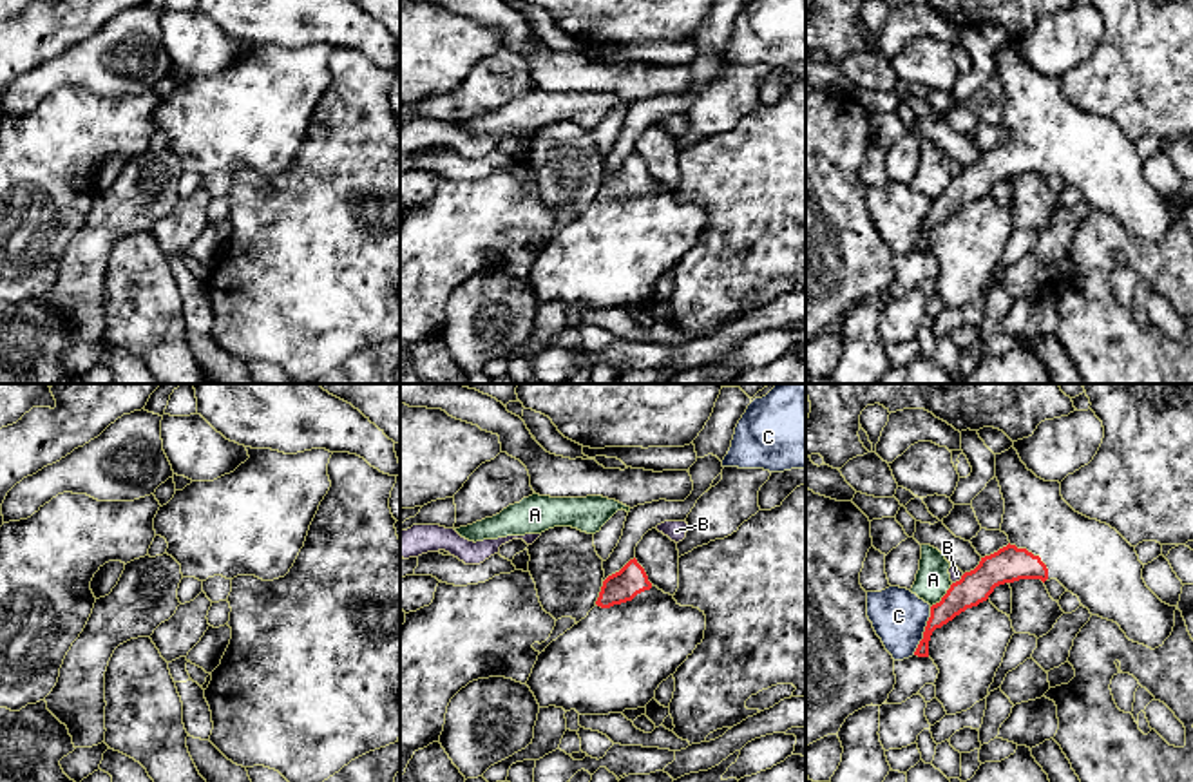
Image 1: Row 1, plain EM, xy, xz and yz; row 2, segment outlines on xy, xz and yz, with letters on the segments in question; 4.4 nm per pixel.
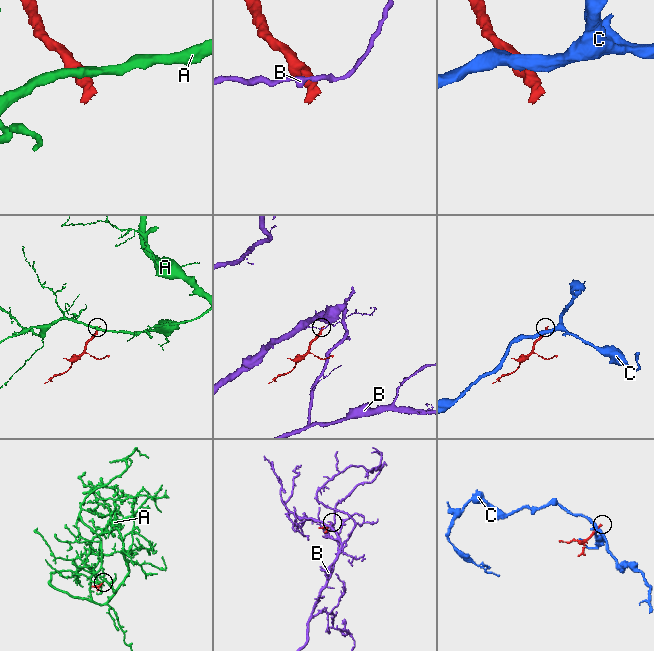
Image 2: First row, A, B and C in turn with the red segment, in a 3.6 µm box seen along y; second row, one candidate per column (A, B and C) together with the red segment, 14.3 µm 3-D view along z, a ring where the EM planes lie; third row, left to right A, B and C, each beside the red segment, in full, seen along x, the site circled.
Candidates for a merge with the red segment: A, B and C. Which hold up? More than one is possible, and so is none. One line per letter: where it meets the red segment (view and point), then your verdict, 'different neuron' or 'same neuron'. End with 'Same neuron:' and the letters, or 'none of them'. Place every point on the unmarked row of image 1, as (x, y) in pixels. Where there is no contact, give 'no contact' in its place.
A: yz (944, 190) | different neuron
B: yz (960, 174) | different neuron
C: yz (925, 225) | different neuron
Same neuron: none of them

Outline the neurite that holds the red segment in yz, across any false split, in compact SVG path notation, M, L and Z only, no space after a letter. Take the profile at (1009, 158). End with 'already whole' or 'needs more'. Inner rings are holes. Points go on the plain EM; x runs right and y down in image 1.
M1014 42L996 49L996 72L1005 94L999 125L1008 130L1010 138L981 152L974 165L965 167L959 176L950 179L941 196L931 201L931 212L914 250L929 252L929 235L936 223L987 196L996 181L1019 174L1041 174L1043 177L1057 174L1079 192L1092 210L1117 217L1130 235L1151 244L1162 241L1173 226L1177 201L1162 197L1146 181L1144 159L1139 156L1135 141L1110 119L1075 107L1063 94L1061 78L1037 72Z; needs more

